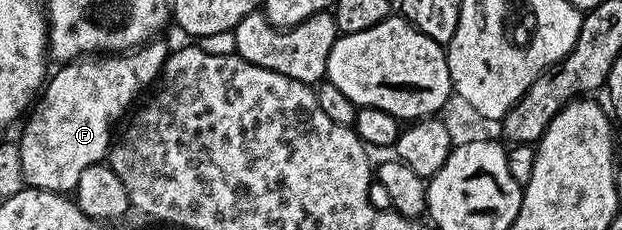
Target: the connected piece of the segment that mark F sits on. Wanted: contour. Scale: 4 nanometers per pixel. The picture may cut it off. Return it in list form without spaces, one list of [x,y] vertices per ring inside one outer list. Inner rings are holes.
[[[157,37],[131,51],[101,53],[58,66],[58,71],[48,76],[32,108],[33,116],[31,111],[24,120],[25,128],[17,147],[22,180],[39,189],[72,192],[83,169],[102,162],[108,156],[111,146],[109,130],[113,122],[138,102],[137,94],[144,87],[152,88],[158,82],[161,67],[170,53],[171,47]]]

